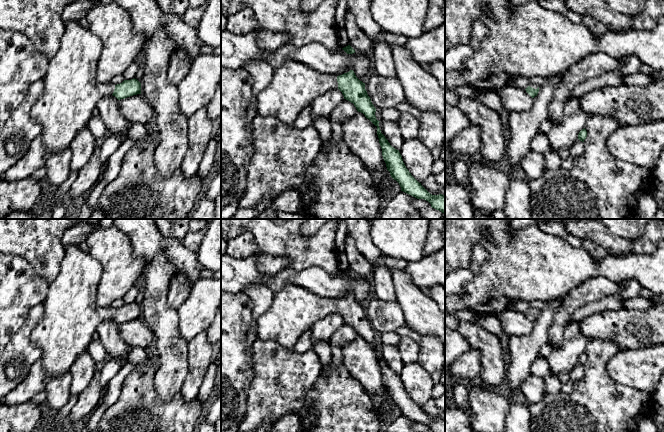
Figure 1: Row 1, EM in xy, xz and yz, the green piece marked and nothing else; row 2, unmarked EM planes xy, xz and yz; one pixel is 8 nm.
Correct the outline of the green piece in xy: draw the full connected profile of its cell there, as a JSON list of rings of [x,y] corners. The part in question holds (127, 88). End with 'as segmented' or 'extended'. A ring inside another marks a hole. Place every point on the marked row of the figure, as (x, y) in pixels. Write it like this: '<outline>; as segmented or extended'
[[[80,22],[65,23],[60,48],[49,60],[42,80],[44,92],[30,112],[42,126],[46,160],[53,153],[69,148],[102,98],[113,95],[121,100],[141,94],[141,83],[135,78],[117,85],[97,80],[102,48],[101,39]]]; extended

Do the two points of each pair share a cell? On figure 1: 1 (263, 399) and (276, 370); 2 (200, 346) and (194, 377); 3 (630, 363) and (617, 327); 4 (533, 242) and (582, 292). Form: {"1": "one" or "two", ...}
{"1": "one", "2": "one", "3": "two", "4": "two"}

